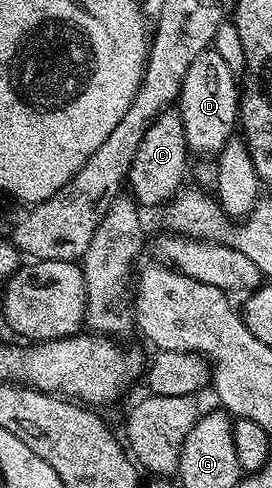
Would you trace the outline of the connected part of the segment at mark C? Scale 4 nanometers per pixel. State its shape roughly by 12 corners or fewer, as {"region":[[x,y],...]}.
{"region":[[168,107],[142,135],[126,184],[141,209],[181,191],[190,149]]}

